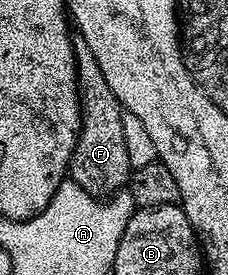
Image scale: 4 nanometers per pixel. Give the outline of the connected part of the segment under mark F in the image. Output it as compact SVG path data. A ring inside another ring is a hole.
M80 34L73 36L73 57L81 93L81 128L69 159L68 175L76 184L83 186L87 194L108 198L122 191L131 175L124 138L125 112L119 98L115 98L115 90L107 86L107 78L103 78L103 70L99 70L99 62L95 62L95 54L91 54L91 46L83 42Z

